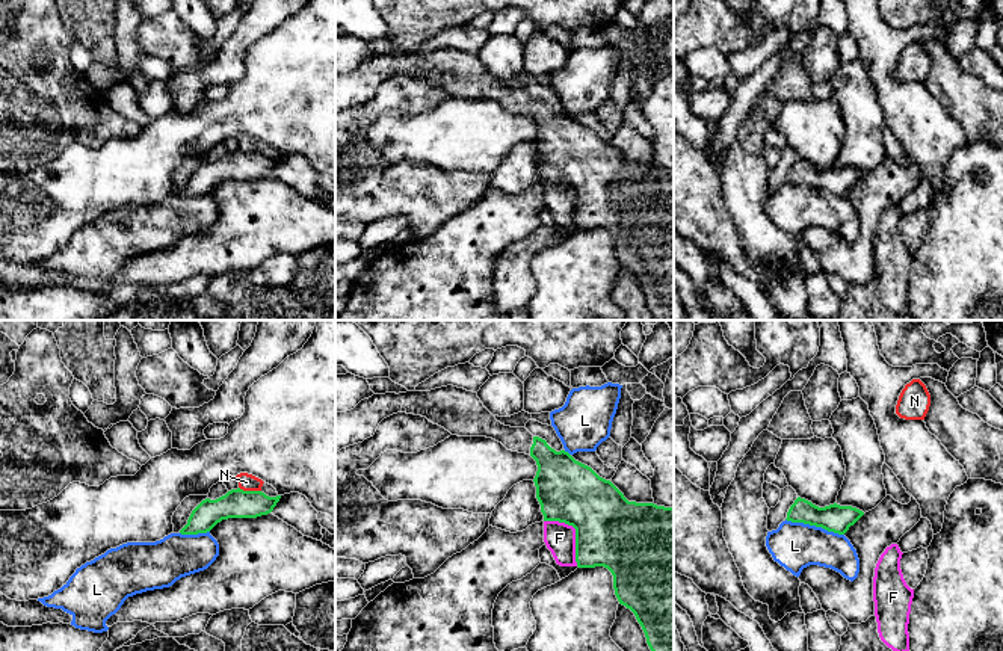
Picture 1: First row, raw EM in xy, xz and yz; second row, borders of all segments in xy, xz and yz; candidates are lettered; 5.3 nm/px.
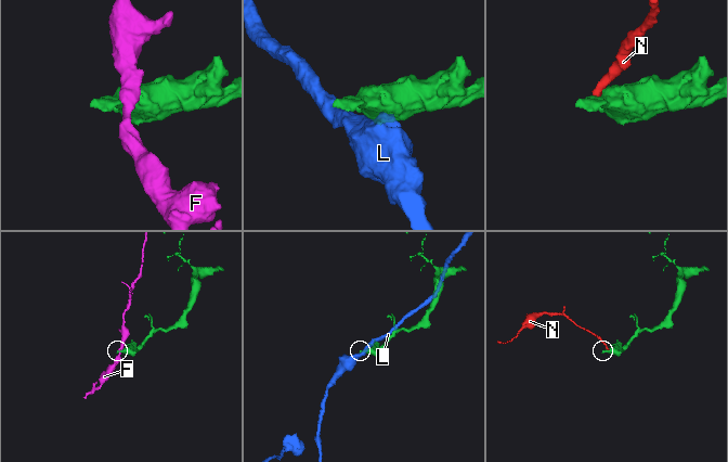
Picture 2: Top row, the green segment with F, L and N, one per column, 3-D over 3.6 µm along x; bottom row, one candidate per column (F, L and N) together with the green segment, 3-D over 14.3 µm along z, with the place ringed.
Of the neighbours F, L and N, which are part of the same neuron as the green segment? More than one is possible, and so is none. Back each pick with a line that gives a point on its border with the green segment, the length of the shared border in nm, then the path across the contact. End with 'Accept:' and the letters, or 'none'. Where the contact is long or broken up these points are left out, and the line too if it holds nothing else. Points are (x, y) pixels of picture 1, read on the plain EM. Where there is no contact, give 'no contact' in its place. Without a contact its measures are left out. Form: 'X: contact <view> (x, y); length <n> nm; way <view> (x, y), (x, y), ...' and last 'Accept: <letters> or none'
Accept: none

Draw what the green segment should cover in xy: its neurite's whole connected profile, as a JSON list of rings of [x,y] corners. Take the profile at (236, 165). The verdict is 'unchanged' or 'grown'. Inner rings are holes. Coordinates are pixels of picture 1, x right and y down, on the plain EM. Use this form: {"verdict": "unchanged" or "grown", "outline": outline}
{"verdict": "unchanged", "outline": [[[228,153],[225,157],[202,162],[190,175],[181,196],[210,193],[218,184],[228,180],[257,180],[273,172],[281,157],[269,159],[261,153]]]}

